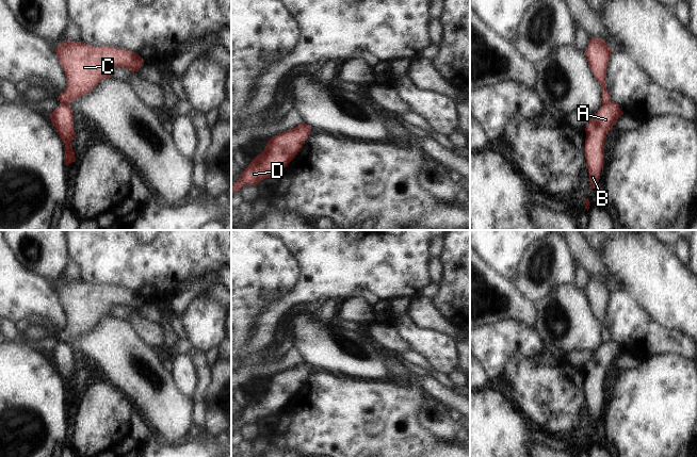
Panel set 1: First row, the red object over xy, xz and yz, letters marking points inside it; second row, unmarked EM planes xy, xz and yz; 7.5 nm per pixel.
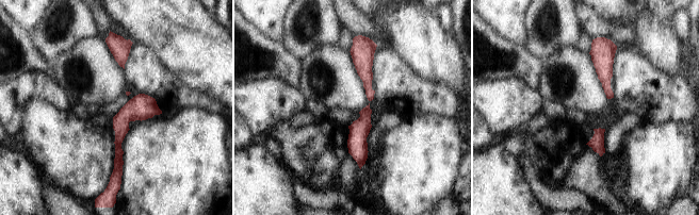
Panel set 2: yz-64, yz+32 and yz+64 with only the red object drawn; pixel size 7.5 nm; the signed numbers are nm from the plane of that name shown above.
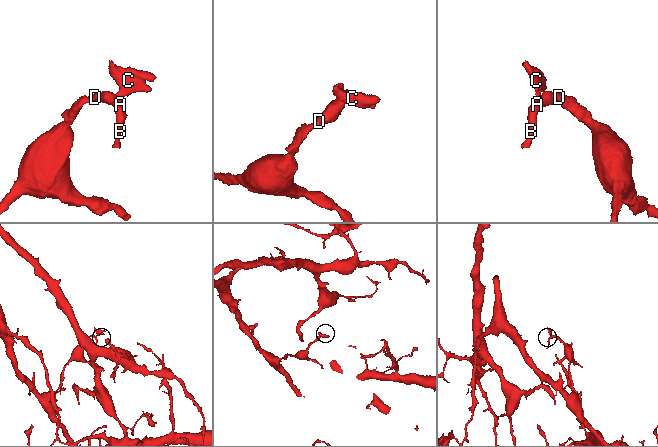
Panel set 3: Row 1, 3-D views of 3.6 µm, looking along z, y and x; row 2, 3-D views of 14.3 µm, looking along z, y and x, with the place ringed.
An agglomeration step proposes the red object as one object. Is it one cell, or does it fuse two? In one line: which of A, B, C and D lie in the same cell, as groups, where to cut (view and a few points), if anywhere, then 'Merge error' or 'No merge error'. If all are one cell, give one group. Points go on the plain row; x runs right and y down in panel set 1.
Groups: A B D / C. Split along yz (611, 340), (603, 343). Merge error

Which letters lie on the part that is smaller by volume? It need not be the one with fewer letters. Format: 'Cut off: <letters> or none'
Cut off: C

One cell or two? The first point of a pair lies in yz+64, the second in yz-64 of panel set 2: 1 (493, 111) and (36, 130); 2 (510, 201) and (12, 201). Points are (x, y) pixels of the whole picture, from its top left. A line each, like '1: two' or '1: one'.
1: two
2: one

